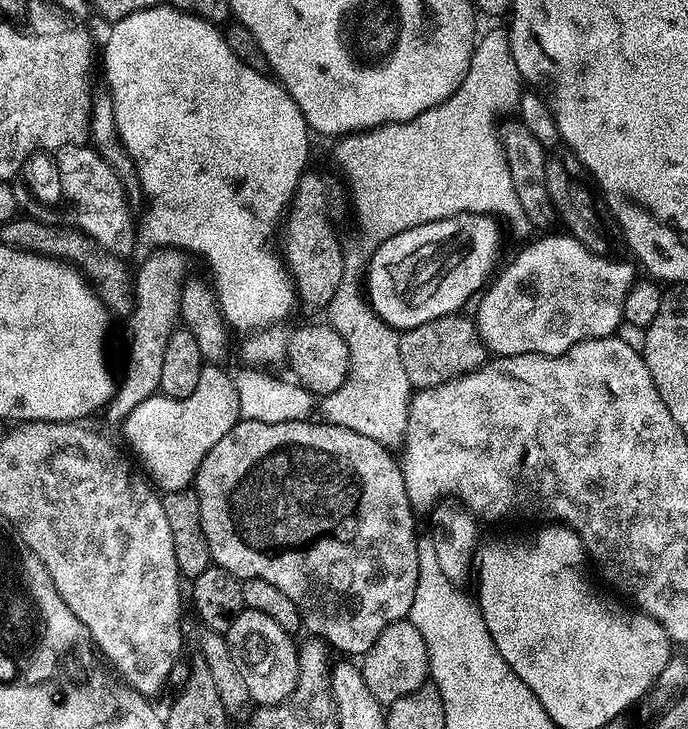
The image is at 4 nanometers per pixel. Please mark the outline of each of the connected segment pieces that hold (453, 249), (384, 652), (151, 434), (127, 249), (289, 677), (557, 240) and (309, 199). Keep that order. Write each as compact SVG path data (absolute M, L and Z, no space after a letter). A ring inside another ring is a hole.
M459 212L450 218L442 218L434 222L426 222L422 226L414 226L410 230L402 230L398 234L394 234L390 238L383 240L371 253L372 260L370 256L366 264L366 298L372 305L372 308L375 309L377 316L382 317L394 330L403 330L405 328L413 328L414 326L422 326L422 322L430 322L434 318L442 318L443 316L459 313L463 309L460 307L472 295L475 297L489 283L490 277L493 275L492 267L495 266L496 259L500 256L500 228L496 225L496 222L498 222L497 217L492 214Z
M405 618L394 622L390 626L386 626L386 630L382 630L382 634L378 634L378 642L374 642L374 646L370 646L370 650L362 657L362 671L366 678L366 686L370 686L370 694L374 694L374 698L378 698L378 702L385 706L398 702L398 698L418 690L426 683L430 676L426 642L422 642L422 634L418 634L418 630L412 625L411 620Z
M206 364L201 377L198 378L196 389L186 398L172 399L156 393L136 406L121 423L120 428L131 450L138 456L137 463L140 462L144 466L143 471L149 476L153 485L161 491L173 492L189 487L195 481L202 458L242 418L235 379L230 374L228 376L220 367L222 366L218 364Z
M68 144L59 149L54 157L61 174L63 199L72 203L78 227L115 256L131 257L136 240L136 220L124 193L125 181L91 146Z
M245 608L228 627L226 637L230 655L246 681L249 697L257 705L277 704L292 693L300 673L300 654L297 641L292 641L295 639L278 622L266 618L266 614L258 614L258 610Z
M552 234L541 235L544 236L541 240L526 245L505 266L504 273L500 277L497 275L479 297L480 309L474 312L474 319L489 353L496 356L557 356L583 340L613 335L624 320L626 294L637 279L637 269L620 260L607 260L607 255L591 252L585 244L579 244L570 235L548 235Z
M301 176L292 203L286 209L282 220L284 237L280 240L279 251L295 295L308 308L327 309L344 277L345 249L340 249L340 240L328 221L328 196L324 184L316 176ZM284 251L284 252L283 252Z

